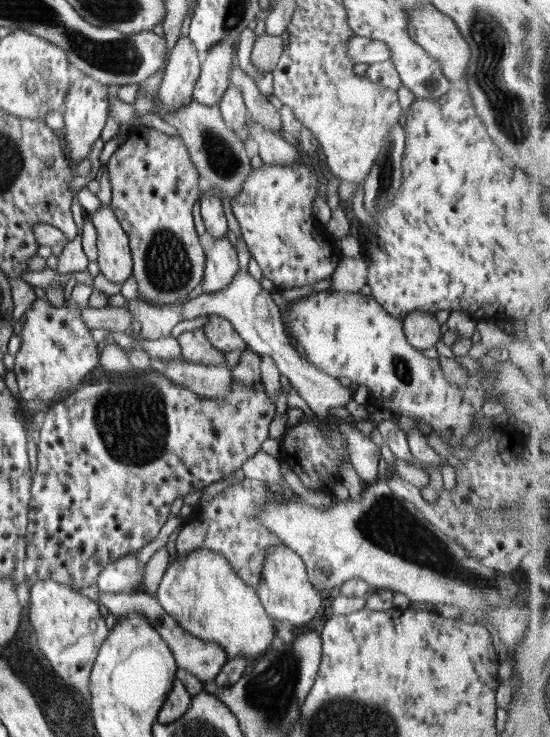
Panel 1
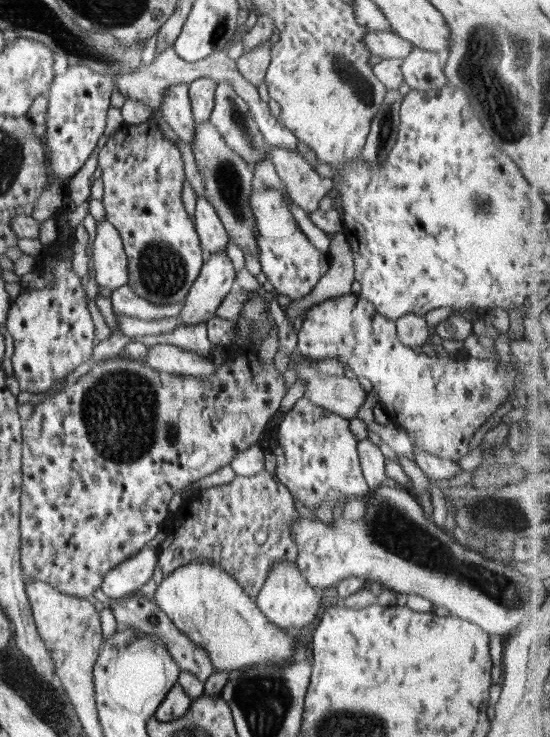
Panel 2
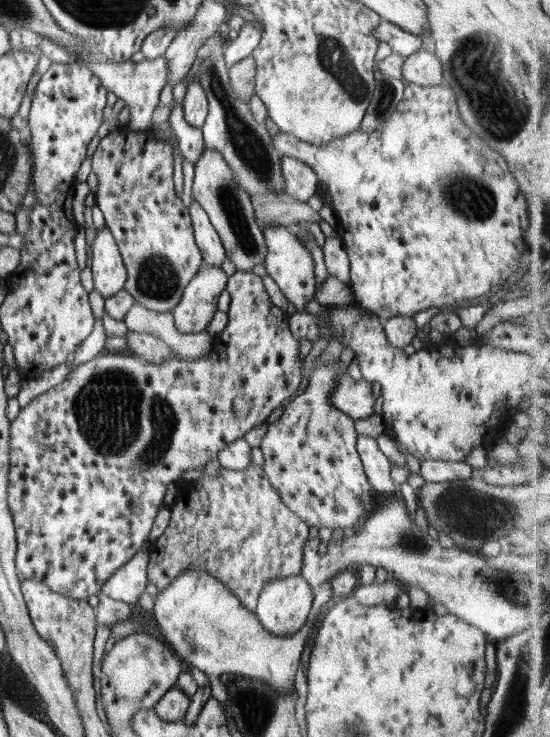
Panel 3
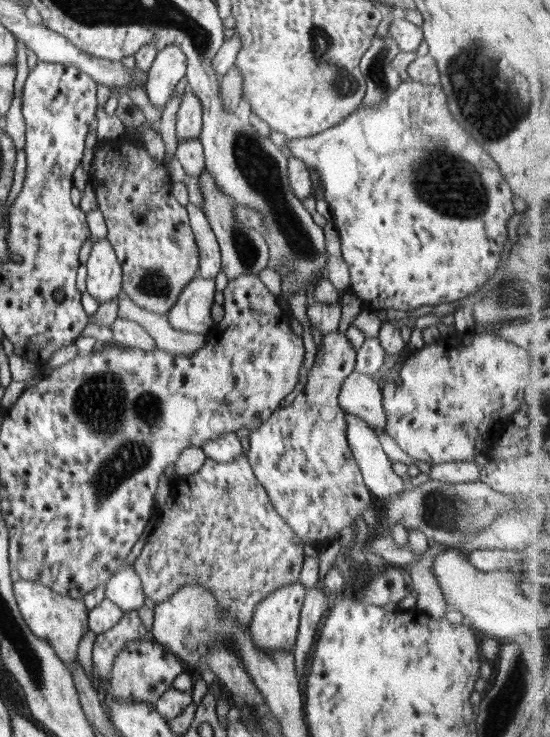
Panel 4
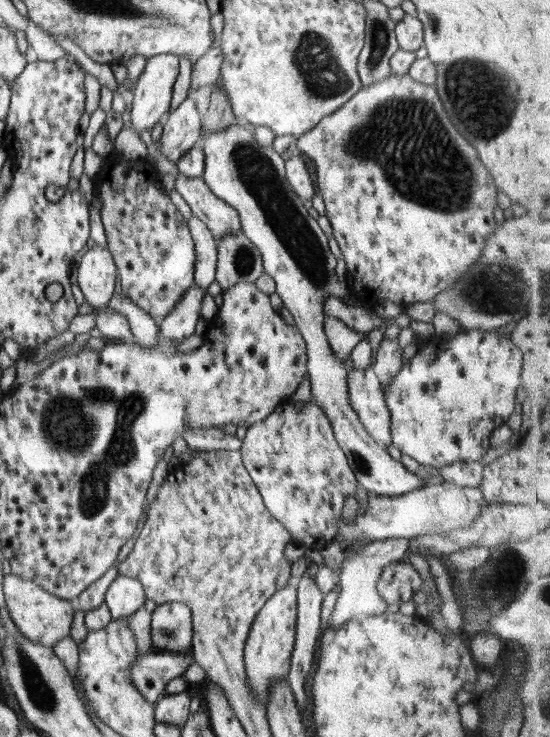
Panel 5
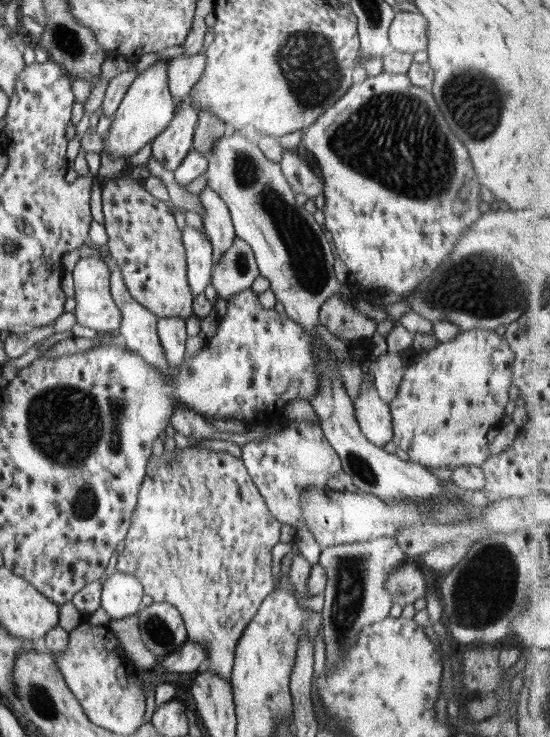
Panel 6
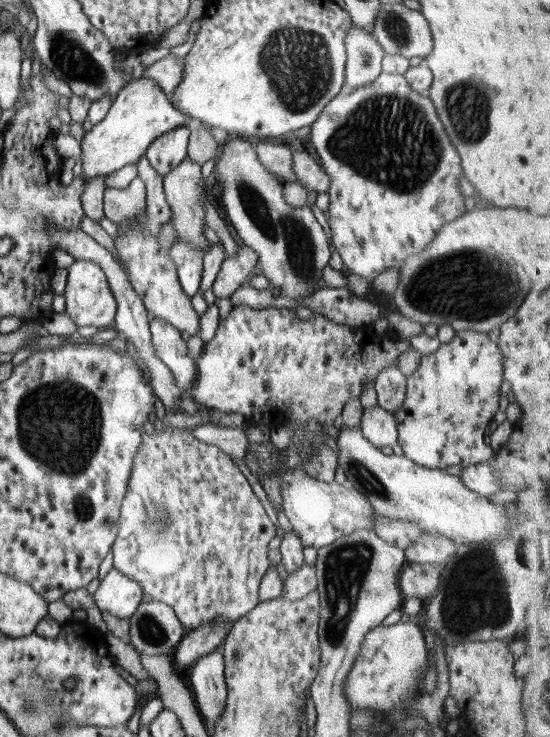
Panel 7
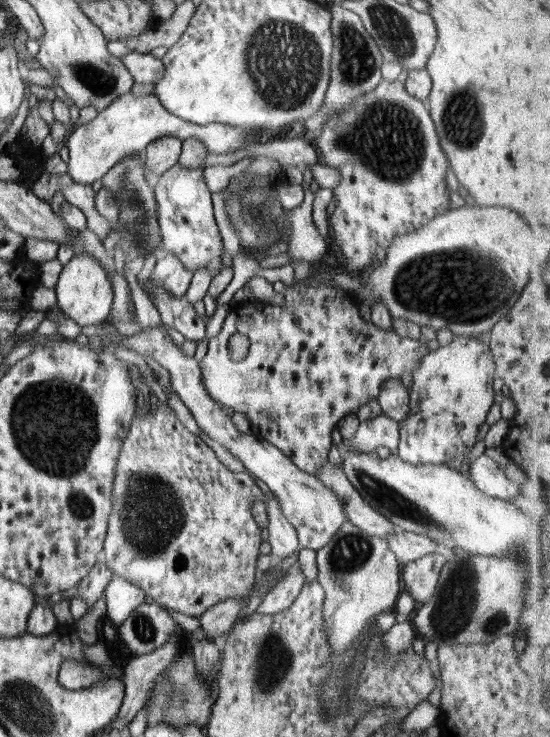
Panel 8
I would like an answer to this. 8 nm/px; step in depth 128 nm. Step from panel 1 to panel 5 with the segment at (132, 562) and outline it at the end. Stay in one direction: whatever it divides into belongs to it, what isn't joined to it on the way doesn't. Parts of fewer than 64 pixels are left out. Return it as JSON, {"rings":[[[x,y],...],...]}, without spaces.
{"rings":[[[118,575],[106,591],[104,602],[110,608],[113,620],[127,618],[144,606],[145,592],[135,578]]]}

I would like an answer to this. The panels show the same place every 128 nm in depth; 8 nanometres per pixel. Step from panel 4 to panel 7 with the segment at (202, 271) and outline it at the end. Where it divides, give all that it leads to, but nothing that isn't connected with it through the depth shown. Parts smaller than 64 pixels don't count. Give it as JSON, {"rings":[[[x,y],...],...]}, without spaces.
{"rings":[[[176,242],[169,248],[172,262],[178,268],[178,282],[184,294],[193,297],[200,289],[204,253],[200,248],[190,246],[188,242]]]}

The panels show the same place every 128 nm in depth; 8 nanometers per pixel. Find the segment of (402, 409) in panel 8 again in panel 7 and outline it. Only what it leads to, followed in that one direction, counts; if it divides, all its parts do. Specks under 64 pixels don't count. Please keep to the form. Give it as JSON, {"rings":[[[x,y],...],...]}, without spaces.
{"rings":[[[398,363],[379,372],[375,380],[375,389],[378,405],[393,414],[400,410],[406,398],[407,377],[398,368]]]}

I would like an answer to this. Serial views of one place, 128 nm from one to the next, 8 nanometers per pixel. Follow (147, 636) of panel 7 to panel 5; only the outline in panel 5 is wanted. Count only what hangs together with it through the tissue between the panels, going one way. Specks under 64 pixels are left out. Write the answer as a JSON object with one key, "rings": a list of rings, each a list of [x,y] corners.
{"rings":[[[184,602],[156,605],[151,613],[150,638],[155,650],[168,653],[191,652],[192,610]]]}

